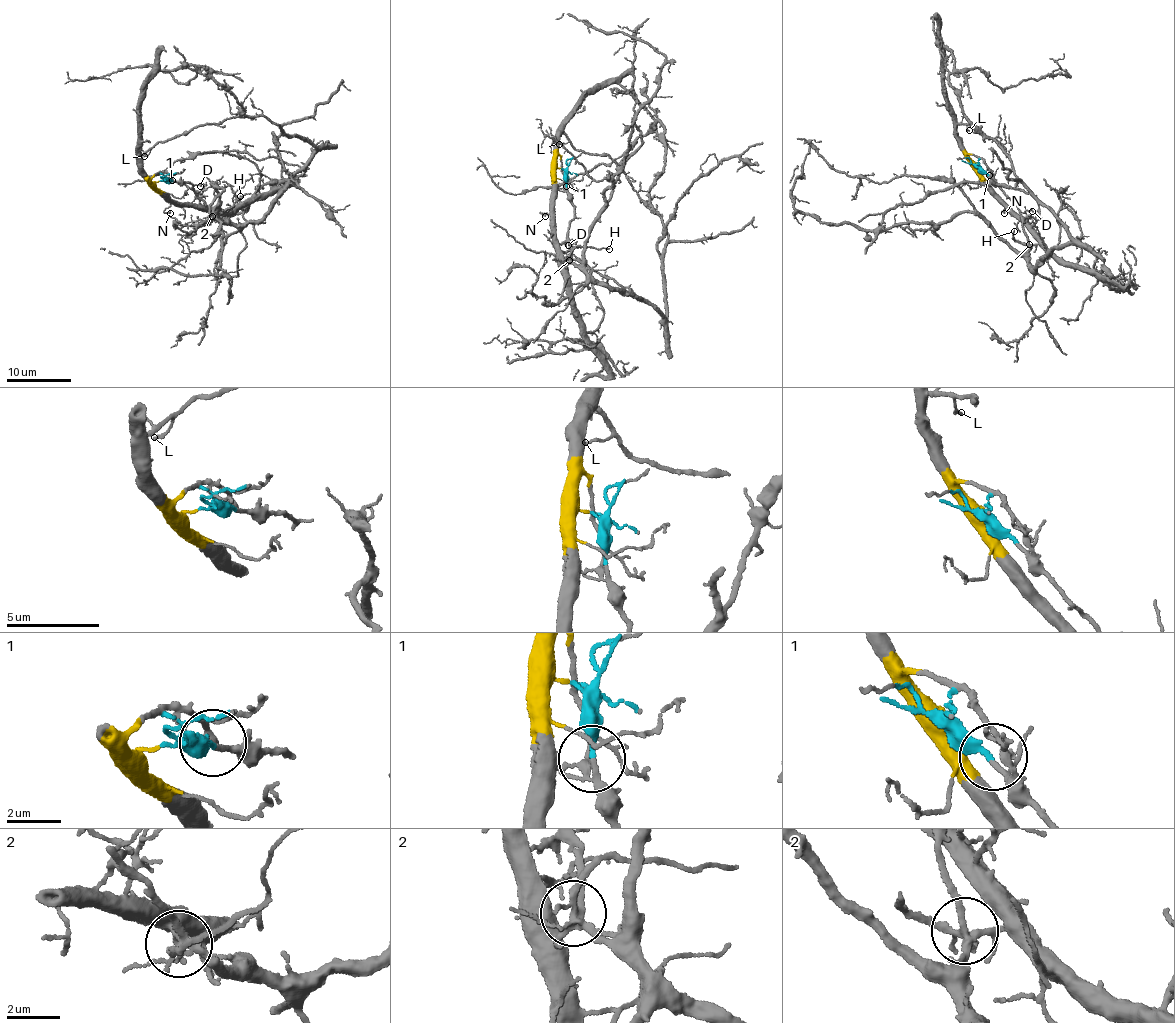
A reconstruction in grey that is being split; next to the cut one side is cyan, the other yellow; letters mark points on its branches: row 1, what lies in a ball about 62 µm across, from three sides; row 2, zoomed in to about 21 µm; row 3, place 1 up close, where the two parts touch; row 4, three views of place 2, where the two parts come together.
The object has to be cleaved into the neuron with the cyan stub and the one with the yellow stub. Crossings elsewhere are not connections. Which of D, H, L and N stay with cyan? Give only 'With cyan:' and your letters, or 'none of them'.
With cyan: D

